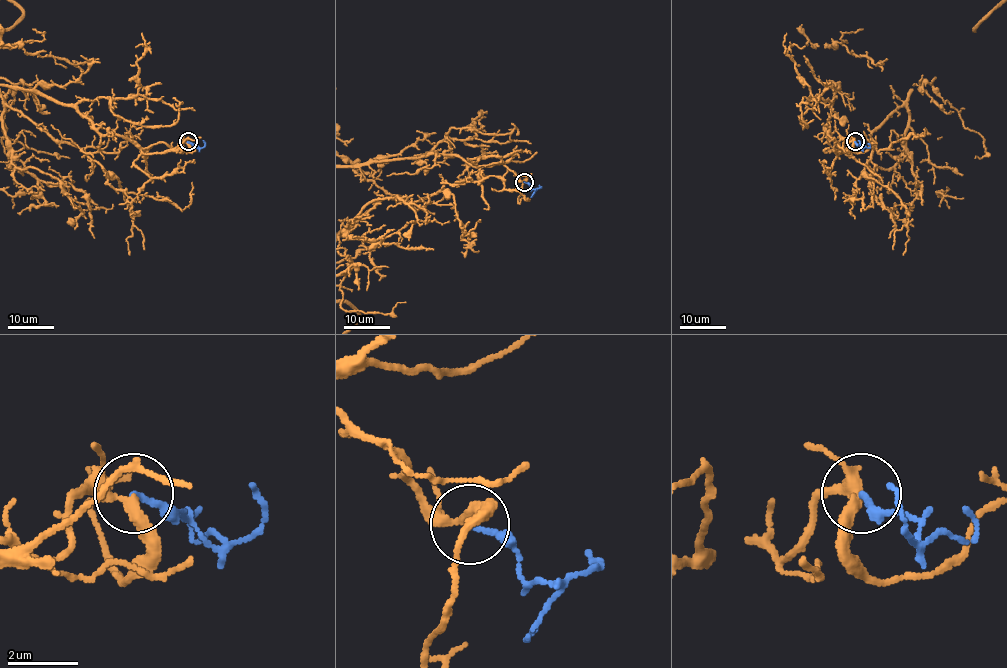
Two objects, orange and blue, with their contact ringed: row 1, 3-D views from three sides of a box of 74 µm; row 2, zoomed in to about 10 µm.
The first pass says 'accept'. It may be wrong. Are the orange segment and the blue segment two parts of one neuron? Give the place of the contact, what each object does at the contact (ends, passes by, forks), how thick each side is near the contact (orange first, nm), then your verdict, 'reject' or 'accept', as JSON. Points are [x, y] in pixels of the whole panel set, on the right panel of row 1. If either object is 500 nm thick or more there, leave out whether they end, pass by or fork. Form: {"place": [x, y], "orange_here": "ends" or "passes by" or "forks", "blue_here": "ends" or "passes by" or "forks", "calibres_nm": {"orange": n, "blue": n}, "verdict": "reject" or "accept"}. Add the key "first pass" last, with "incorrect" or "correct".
{"place": [855, 141], "orange_here": "passes by", "blue_here": "ends", "calibres_nm": {"orange": 300, "blue": 160}, "verdict": "accept", "first pass": "correct"}

